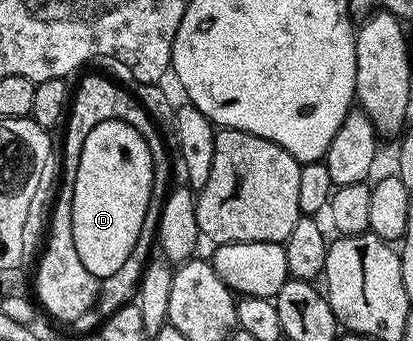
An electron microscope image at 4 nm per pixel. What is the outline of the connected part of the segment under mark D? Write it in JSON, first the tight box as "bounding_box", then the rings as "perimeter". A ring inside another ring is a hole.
{"bounding_box":[71,120,151,278],"perimeter":[[[111,120],[101,122],[87,135],[75,179],[71,218],[76,219],[73,224],[75,250],[79,254],[79,260],[85,260],[85,264],[89,264],[91,275],[104,278],[115,274],[119,265],[128,258],[129,248],[136,244],[137,228],[141,228],[141,216],[145,216],[145,196],[149,196],[151,181],[151,150],[147,150],[147,142],[143,142],[139,130],[122,120]]]}

